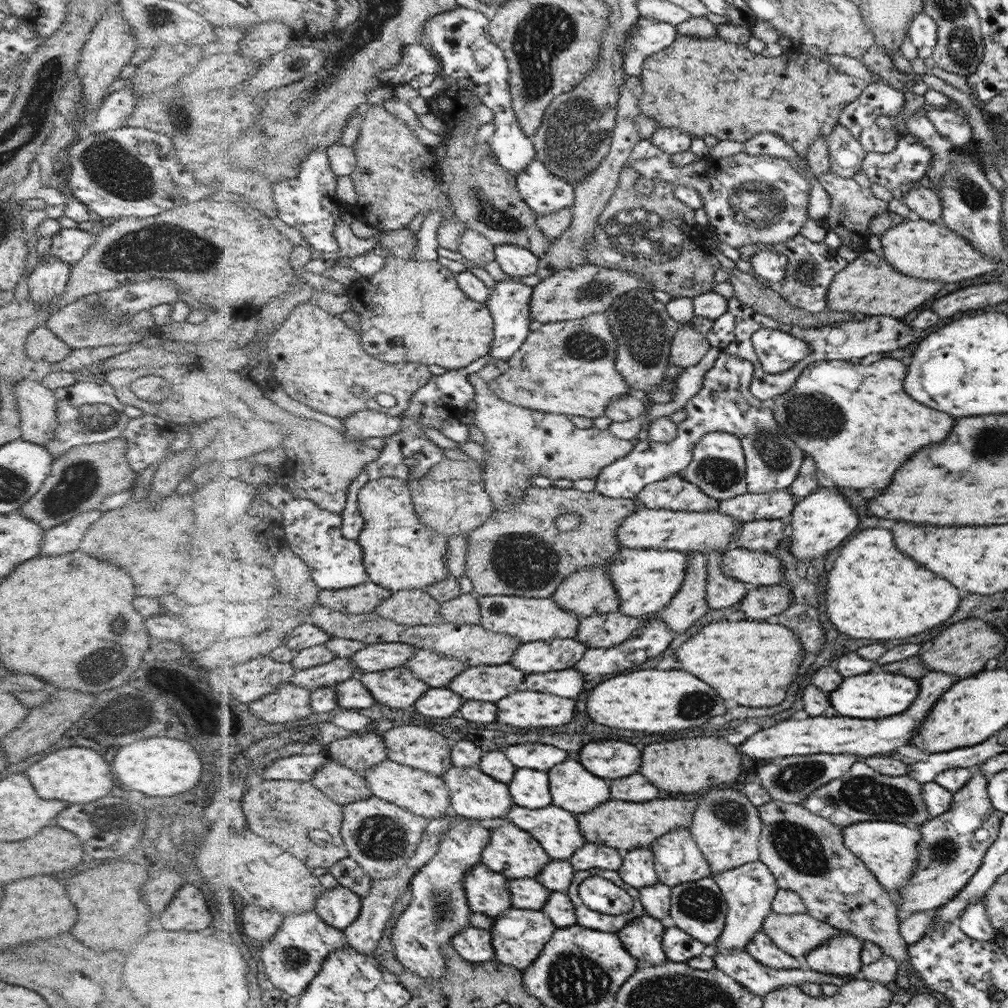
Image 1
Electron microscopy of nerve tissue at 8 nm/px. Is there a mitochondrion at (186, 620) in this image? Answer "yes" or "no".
no

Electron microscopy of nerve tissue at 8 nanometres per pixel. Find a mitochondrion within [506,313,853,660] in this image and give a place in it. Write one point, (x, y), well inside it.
(814, 415)

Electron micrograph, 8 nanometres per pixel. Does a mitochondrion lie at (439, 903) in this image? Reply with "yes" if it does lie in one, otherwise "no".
yes

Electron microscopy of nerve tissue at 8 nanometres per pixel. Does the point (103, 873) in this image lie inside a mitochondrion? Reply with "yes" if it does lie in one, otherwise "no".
no

